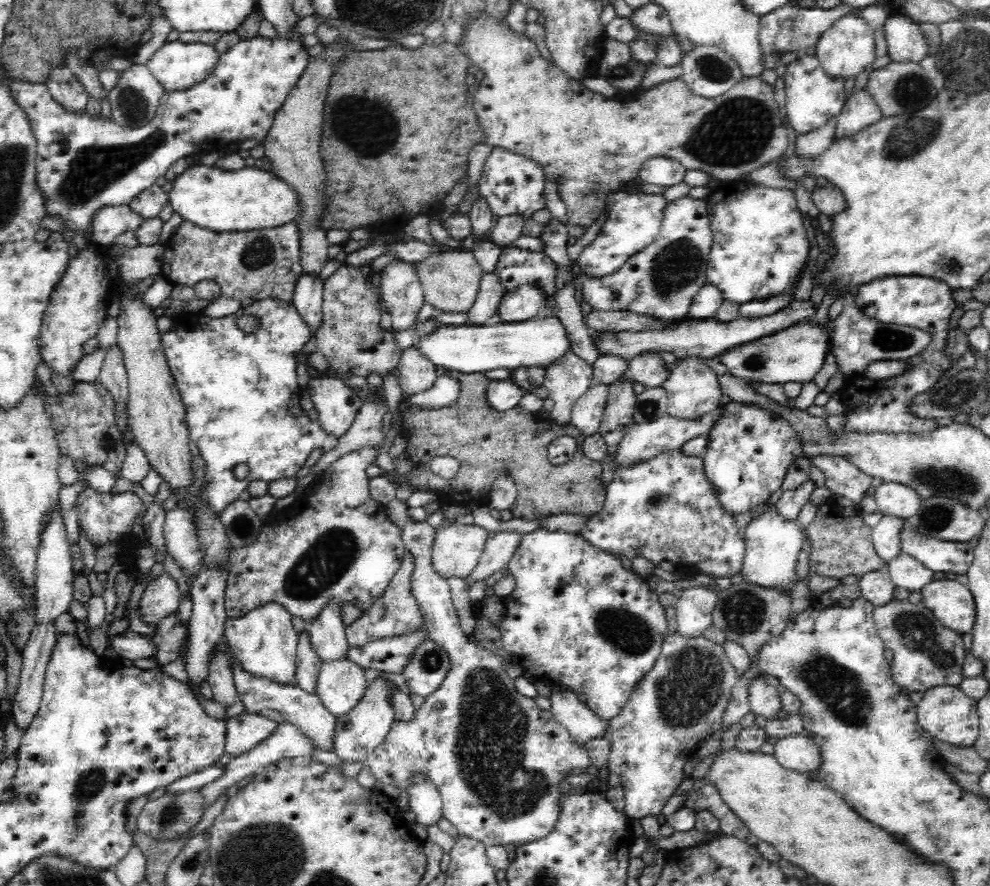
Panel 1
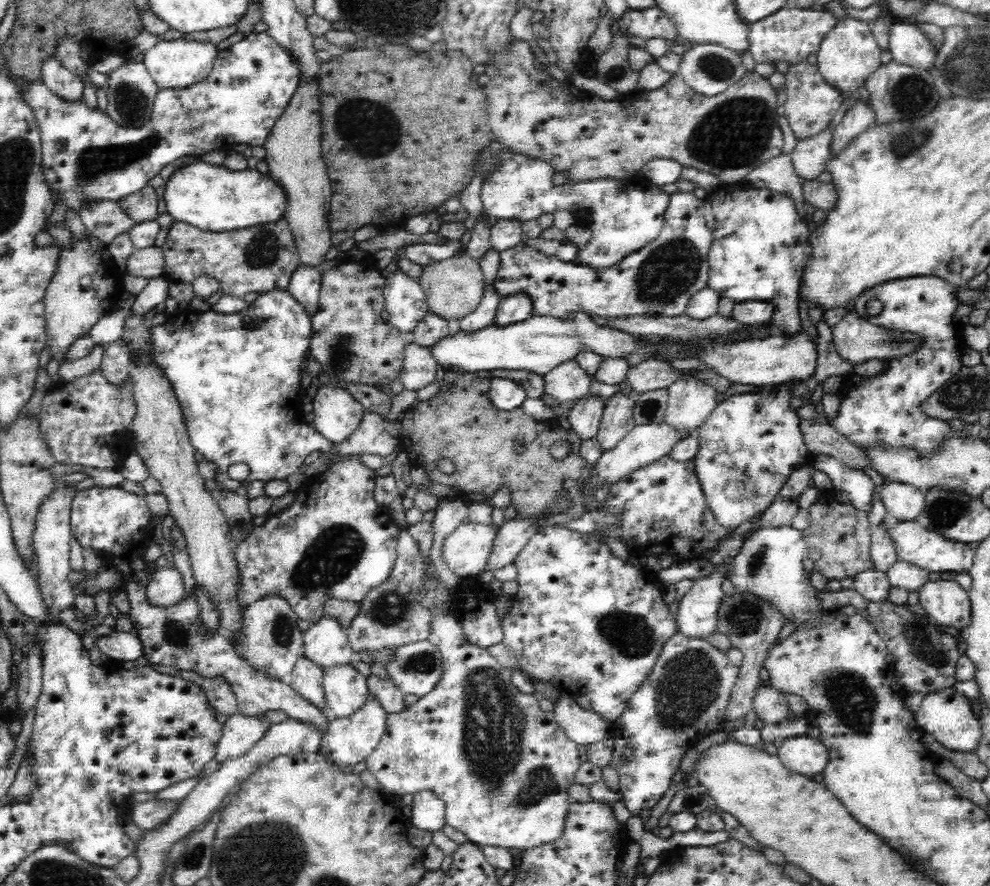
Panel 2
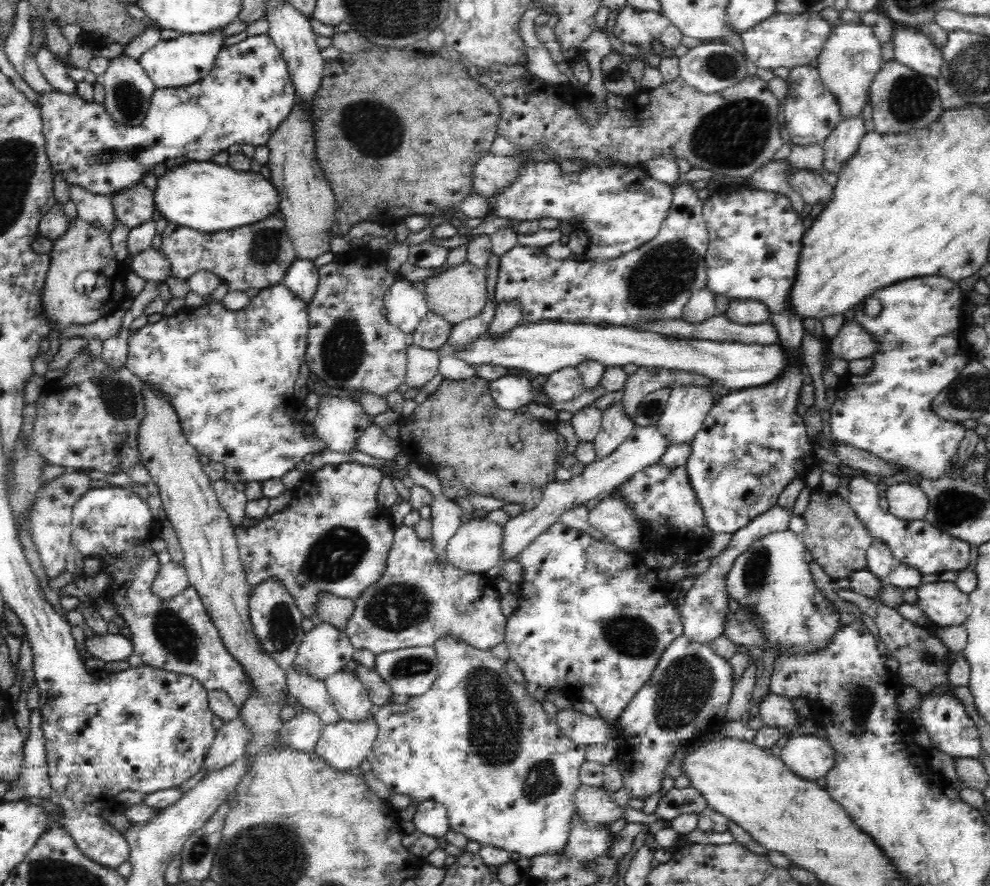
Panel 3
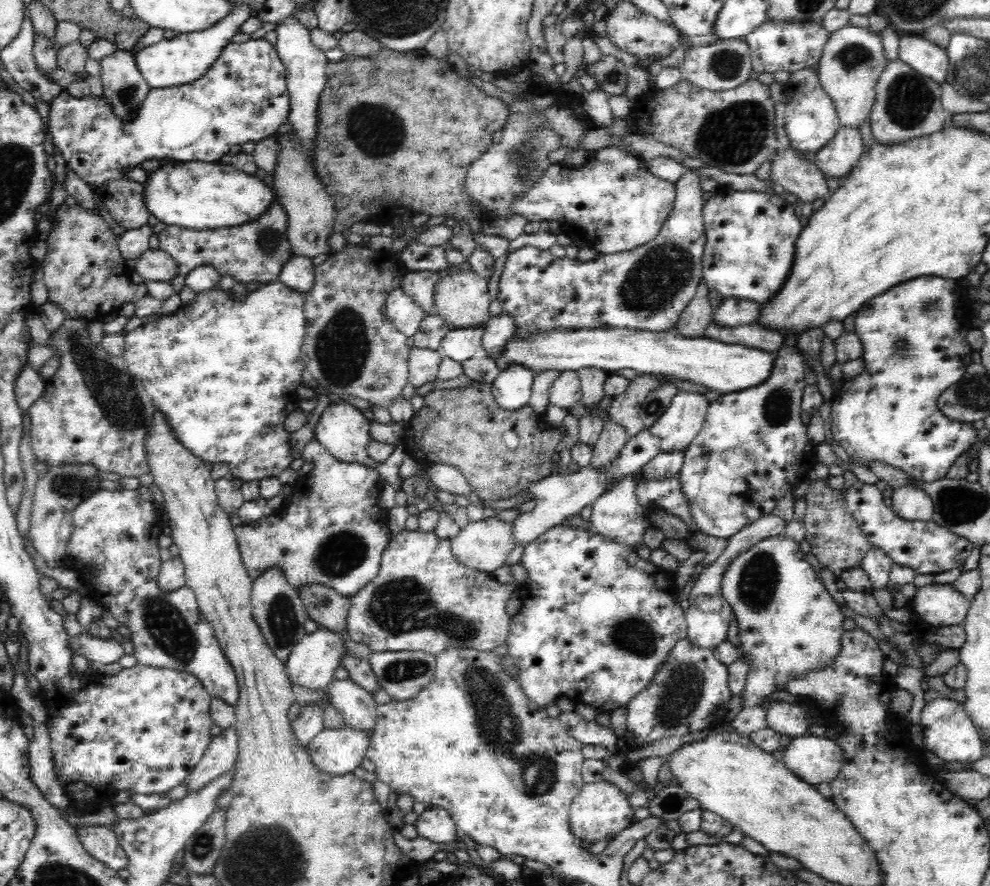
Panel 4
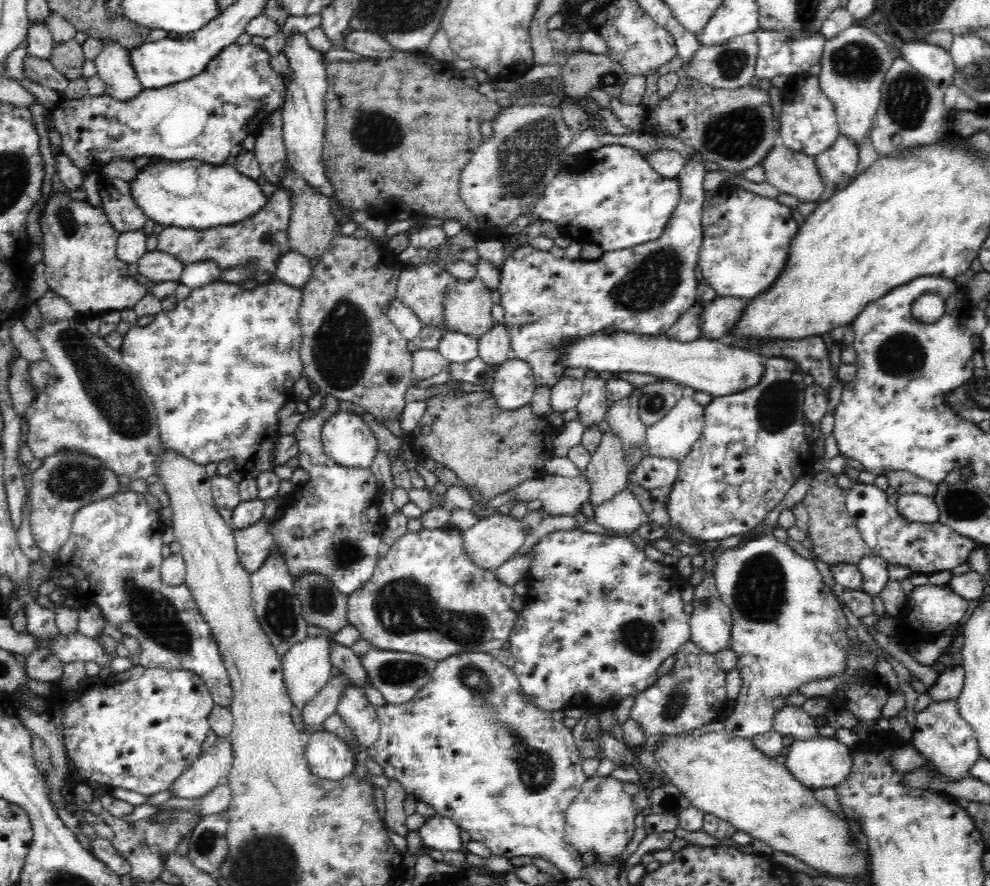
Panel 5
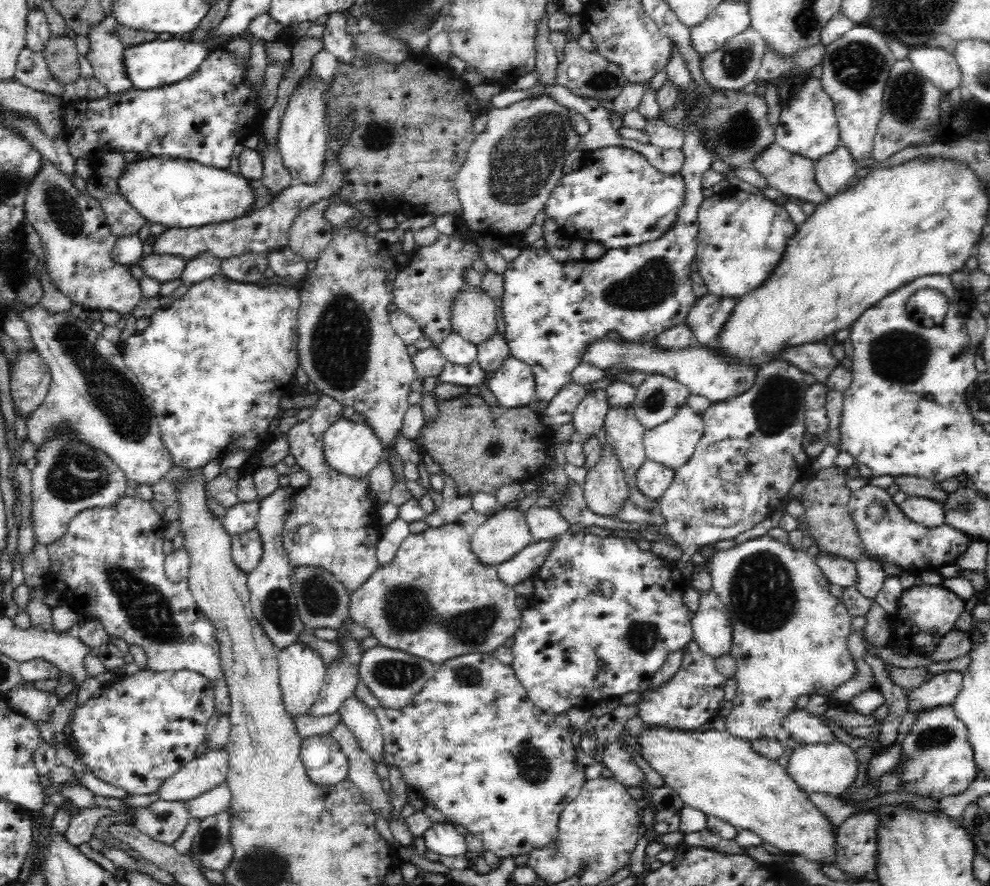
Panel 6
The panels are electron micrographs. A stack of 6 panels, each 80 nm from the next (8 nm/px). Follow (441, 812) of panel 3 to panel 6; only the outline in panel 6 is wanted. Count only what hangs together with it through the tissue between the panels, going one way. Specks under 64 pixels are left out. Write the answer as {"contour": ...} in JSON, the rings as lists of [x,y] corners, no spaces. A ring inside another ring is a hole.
{"contour":[[[434,823],[423,834],[428,850],[436,852],[439,856],[465,857],[467,842],[465,836],[447,823]]]}

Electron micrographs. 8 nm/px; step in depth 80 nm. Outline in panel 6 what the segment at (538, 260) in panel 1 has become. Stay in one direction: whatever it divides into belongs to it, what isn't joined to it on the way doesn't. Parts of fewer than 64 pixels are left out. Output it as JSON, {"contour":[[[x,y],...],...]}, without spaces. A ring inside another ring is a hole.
{"contour":[[[671,40],[673,52],[664,73],[676,92],[684,91],[684,98],[688,99],[688,124],[684,126],[682,152],[685,161],[681,170],[684,183],[686,183],[686,194],[683,205],[679,207],[678,216],[671,226],[658,240],[643,242],[638,246],[626,248],[607,249],[603,256],[596,260],[569,259],[558,262],[544,249],[531,247],[522,248],[520,255],[507,264],[504,277],[504,291],[501,298],[501,310],[505,319],[506,344],[510,355],[519,358],[531,366],[535,376],[535,394],[533,401],[527,406],[539,417],[543,416],[556,394],[561,388],[574,383],[573,370],[582,363],[583,352],[595,339],[607,338],[608,332],[617,332],[622,338],[631,343],[651,342],[659,334],[669,328],[684,323],[690,308],[697,301],[697,296],[692,288],[690,280],[690,263],[697,253],[698,206],[704,200],[702,195],[702,174],[711,168],[715,156],[707,148],[704,148],[703,138],[699,136],[699,120],[707,112],[707,101],[699,97],[694,91],[695,80],[687,67],[680,49]]]}

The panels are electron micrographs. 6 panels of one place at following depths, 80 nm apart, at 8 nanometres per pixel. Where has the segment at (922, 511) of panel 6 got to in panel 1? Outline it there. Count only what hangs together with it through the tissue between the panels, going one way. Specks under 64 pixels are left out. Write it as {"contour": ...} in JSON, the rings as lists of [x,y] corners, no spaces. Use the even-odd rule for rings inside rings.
{"contour":[[[877,482],[874,498],[885,516],[904,520],[915,516],[923,501],[913,488],[899,482]]]}

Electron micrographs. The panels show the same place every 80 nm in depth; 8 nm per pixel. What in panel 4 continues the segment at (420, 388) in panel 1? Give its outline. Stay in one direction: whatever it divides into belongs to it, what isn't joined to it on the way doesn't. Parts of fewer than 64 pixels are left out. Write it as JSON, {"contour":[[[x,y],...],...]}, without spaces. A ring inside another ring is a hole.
{"contour":[[[412,347],[409,354],[409,383],[414,387],[433,382],[439,371],[441,353]]]}

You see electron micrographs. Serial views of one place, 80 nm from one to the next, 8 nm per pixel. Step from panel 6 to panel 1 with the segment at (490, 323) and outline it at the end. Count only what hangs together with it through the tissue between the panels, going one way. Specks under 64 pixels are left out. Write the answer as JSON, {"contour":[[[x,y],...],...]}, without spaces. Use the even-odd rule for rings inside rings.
{"contour":[[[472,250],[450,251],[425,258],[415,263],[415,271],[424,291],[425,302],[437,311],[452,314],[464,314],[472,308],[483,277]]]}

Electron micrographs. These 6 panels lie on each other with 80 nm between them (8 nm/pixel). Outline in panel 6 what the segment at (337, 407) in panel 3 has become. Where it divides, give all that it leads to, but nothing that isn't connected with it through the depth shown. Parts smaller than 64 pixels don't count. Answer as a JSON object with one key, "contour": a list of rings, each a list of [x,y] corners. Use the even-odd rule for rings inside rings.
{"contour":[[[339,419],[327,428],[323,435],[323,454],[333,470],[343,475],[358,479],[359,476],[368,477],[385,456],[385,450],[380,439],[364,423],[354,423],[350,419]]]}

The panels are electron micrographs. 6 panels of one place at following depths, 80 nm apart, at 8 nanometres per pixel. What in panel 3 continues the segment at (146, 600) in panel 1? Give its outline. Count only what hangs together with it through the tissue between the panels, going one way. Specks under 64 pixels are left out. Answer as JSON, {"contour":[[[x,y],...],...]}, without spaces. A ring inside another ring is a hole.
{"contour":[[[170,561],[161,565],[152,585],[152,592],[161,598],[172,598],[188,587],[186,569],[182,562]]]}

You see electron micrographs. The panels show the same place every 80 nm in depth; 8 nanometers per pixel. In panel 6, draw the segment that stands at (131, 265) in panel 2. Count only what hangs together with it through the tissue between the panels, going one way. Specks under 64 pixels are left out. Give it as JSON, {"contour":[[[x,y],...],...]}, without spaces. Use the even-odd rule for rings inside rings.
{"contour":[[[153,253],[141,260],[141,268],[146,277],[162,283],[180,279],[186,263],[187,260],[181,256]]]}

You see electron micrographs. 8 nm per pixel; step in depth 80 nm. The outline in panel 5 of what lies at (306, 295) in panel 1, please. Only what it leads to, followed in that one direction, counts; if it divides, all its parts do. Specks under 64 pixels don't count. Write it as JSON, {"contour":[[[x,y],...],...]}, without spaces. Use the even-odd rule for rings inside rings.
{"contour":[[[288,251],[278,258],[277,266],[274,266],[274,278],[284,284],[296,288],[302,288],[308,282],[312,267],[310,259],[296,251]]]}

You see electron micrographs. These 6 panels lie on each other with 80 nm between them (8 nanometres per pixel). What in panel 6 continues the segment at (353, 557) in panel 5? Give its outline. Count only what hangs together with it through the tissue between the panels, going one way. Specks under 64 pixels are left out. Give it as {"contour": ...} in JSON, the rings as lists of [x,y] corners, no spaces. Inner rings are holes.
{"contour":[[[321,395],[313,406],[314,413],[308,420],[297,422],[285,436],[288,442],[288,453],[296,459],[297,466],[310,474],[310,484],[298,492],[294,498],[294,508],[287,514],[283,527],[283,547],[288,553],[291,566],[321,566],[329,570],[350,593],[358,590],[367,578],[379,567],[377,561],[377,542],[383,526],[378,520],[377,510],[374,509],[372,497],[369,494],[368,477],[359,476],[358,479],[343,475],[333,470],[327,464],[323,454],[323,436],[332,423],[344,418],[343,407],[336,400]],[[250,530],[246,534],[238,534],[230,540],[230,557],[237,567],[248,574],[258,566],[262,554],[262,541],[258,532]]]}

